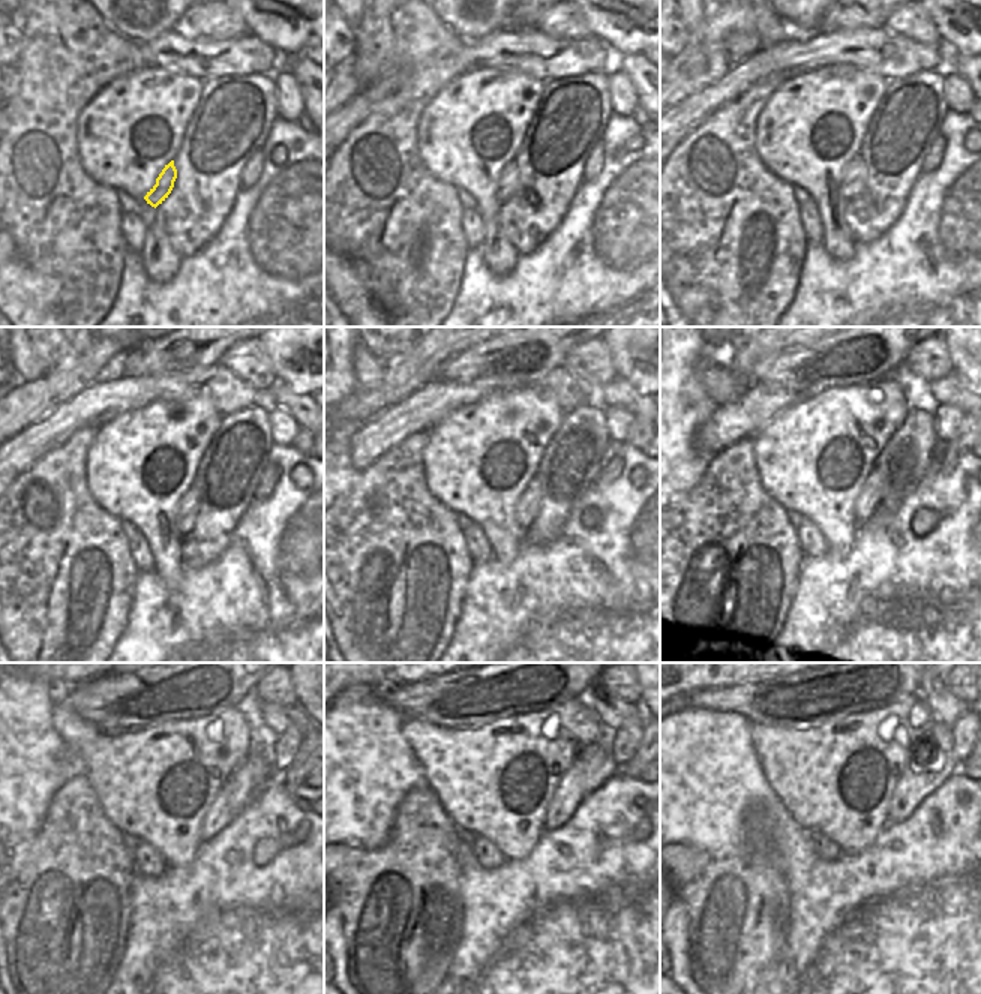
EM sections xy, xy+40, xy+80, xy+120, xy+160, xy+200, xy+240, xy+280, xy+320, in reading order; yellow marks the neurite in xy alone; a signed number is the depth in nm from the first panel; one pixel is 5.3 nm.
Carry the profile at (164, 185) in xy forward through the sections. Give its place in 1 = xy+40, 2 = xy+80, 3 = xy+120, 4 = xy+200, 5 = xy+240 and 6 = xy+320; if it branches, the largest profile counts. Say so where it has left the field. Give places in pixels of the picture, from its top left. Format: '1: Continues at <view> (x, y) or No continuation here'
1: Continues at xy+40 (509, 183)
2: Continues at xy+80 (854, 173)
3: Continues at xy+120 (188, 507)
4: Continues at xy+200 (873, 489)
5: Continues at xy+240 (255, 769)
6: Continues at xy+320 (932, 760)

